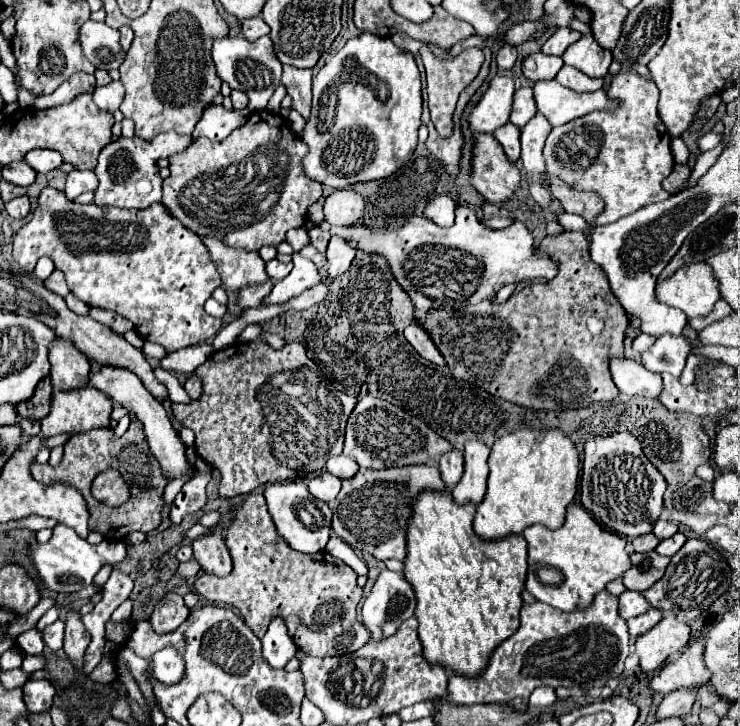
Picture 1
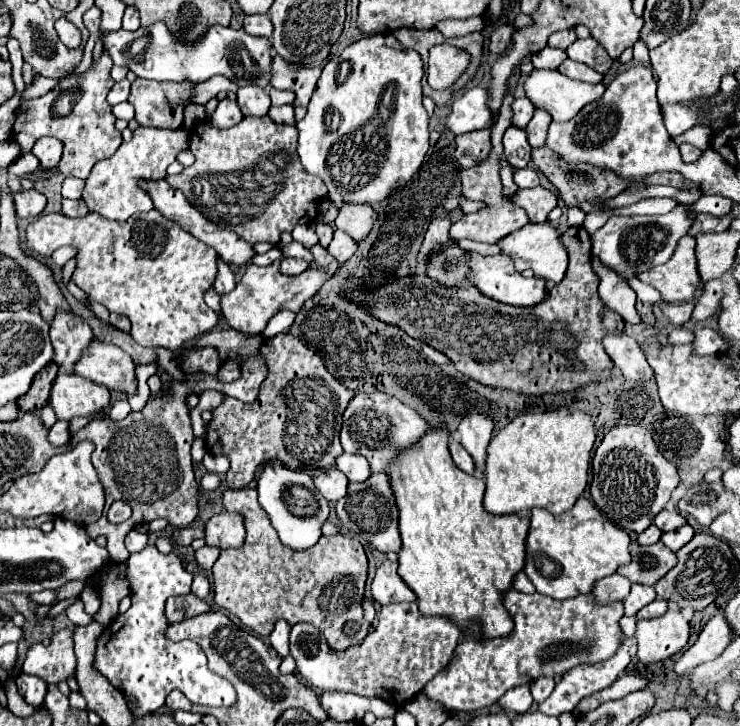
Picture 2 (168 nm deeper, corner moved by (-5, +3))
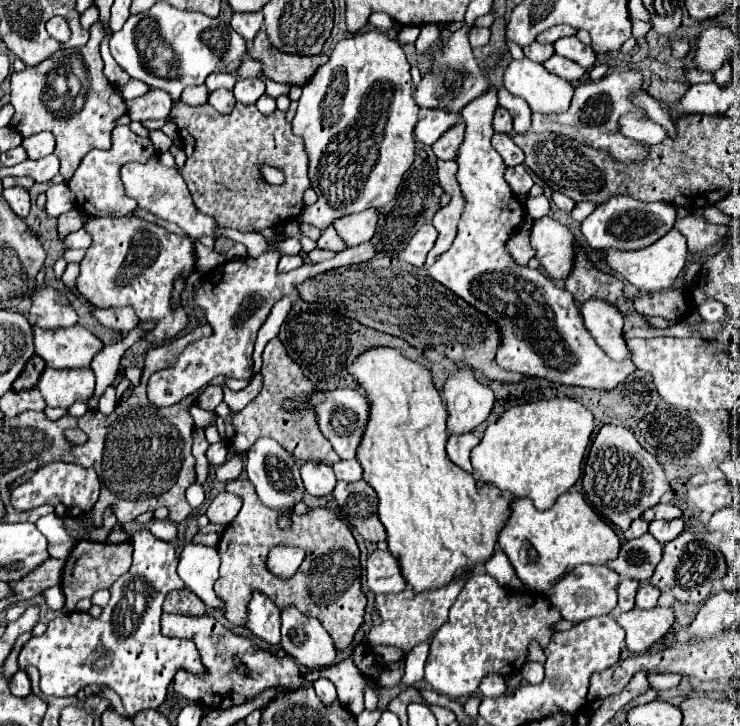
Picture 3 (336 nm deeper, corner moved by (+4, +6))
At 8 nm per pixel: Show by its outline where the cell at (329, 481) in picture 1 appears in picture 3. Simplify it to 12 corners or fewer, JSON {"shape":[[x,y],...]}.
{"shape":[[324,462],[302,464],[304,488],[322,498],[334,490],[336,476]]}

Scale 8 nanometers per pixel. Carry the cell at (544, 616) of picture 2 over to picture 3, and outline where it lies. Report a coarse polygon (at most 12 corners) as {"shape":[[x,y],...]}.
{"shape":[[472,574],[430,644],[424,680],[474,696],[522,670],[560,610]]}

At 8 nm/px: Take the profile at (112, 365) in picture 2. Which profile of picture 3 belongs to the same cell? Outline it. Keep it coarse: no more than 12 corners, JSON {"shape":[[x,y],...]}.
{"shape":[[80,324],[44,332],[48,368],[88,368],[104,344]]}

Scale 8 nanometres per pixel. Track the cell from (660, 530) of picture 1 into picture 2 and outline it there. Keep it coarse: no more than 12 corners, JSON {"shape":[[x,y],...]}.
{"shape":[[667,509],[655,517],[661,531],[675,531],[685,525],[685,519],[677,511]]}

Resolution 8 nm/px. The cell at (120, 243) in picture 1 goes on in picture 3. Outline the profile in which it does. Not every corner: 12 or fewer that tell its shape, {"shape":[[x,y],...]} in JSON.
{"shape":[[136,214],[90,218],[78,292],[132,306],[152,344],[188,326],[174,280],[194,240]]}

